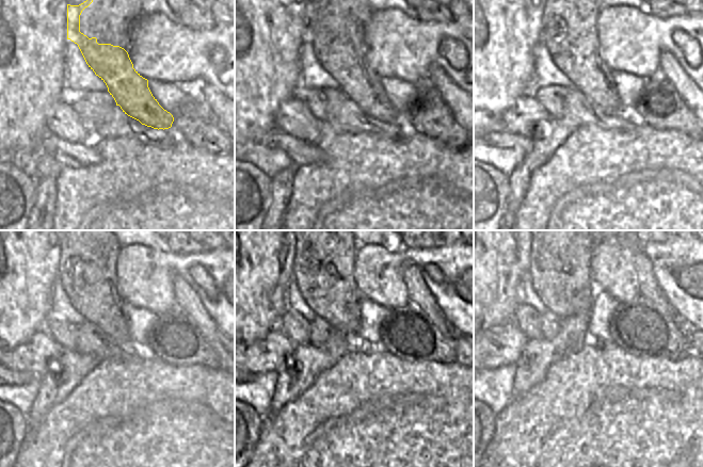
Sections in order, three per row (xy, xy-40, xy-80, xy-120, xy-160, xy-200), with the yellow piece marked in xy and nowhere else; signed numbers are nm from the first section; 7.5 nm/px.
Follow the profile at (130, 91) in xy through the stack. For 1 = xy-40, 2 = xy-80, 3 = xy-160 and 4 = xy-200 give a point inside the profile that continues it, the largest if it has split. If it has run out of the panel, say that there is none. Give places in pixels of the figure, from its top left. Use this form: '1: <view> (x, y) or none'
1: xy-40 (358, 82)
2: xy-80 (568, 34)
3: xy-160 (324, 274)
4: xy-200 (561, 277)

